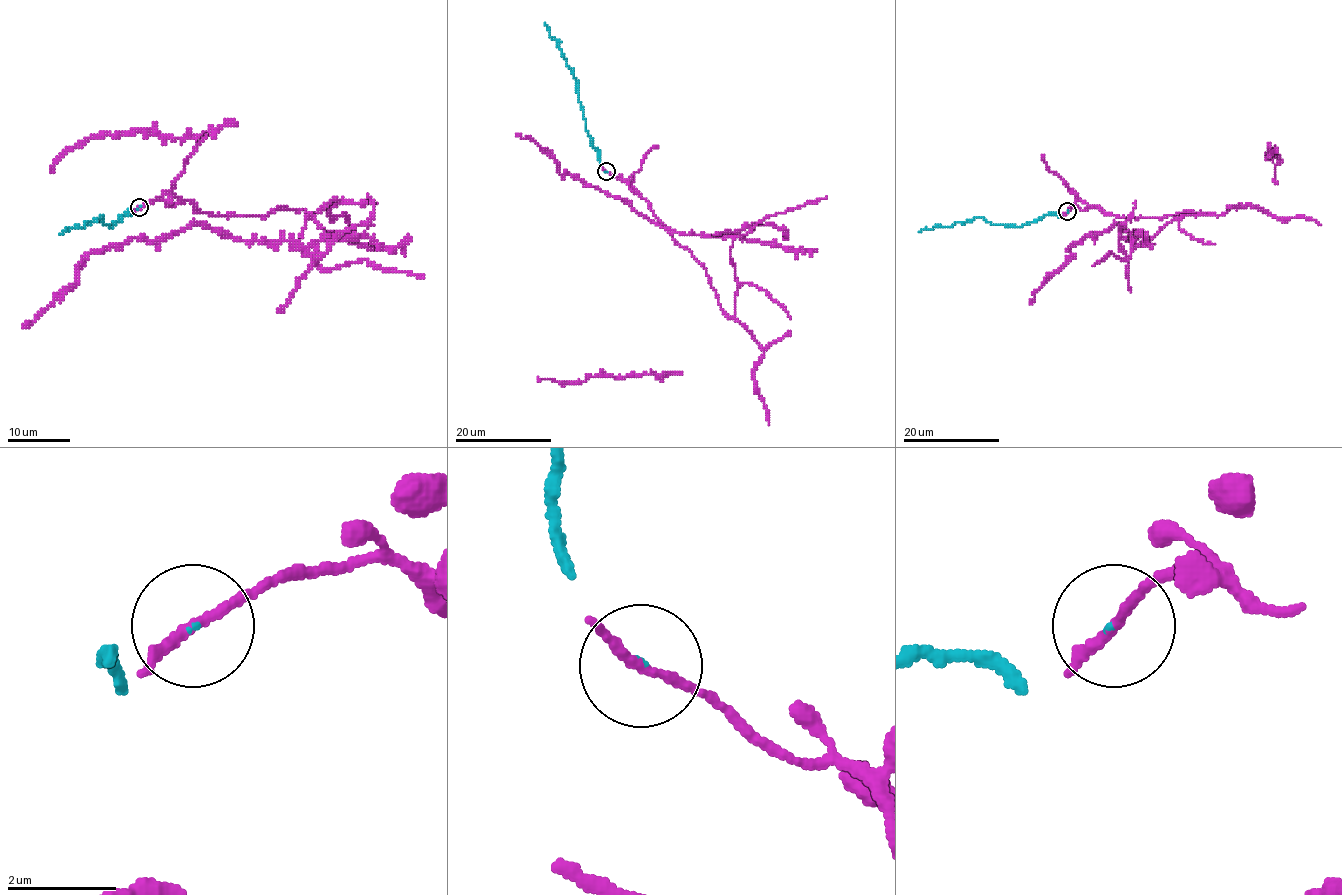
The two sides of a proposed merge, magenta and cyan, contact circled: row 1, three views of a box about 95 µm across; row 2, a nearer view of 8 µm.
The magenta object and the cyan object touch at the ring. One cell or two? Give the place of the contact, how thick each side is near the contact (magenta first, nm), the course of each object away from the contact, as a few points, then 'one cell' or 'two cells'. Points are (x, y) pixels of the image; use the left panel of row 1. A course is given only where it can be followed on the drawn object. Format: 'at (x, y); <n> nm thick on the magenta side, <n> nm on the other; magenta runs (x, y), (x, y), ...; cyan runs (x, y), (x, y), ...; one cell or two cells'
at (139, 207); 170 nm thick on the magenta side, 40 nm on the other; magenta runs (140, 207), (301, 210), (306, 252), (192, 224), (133, 238), (87, 253), (77, 281), (23, 326); cyan runs (140, 207), (112, 227), (102, 224), (101, 216), (59, 235); one cell

